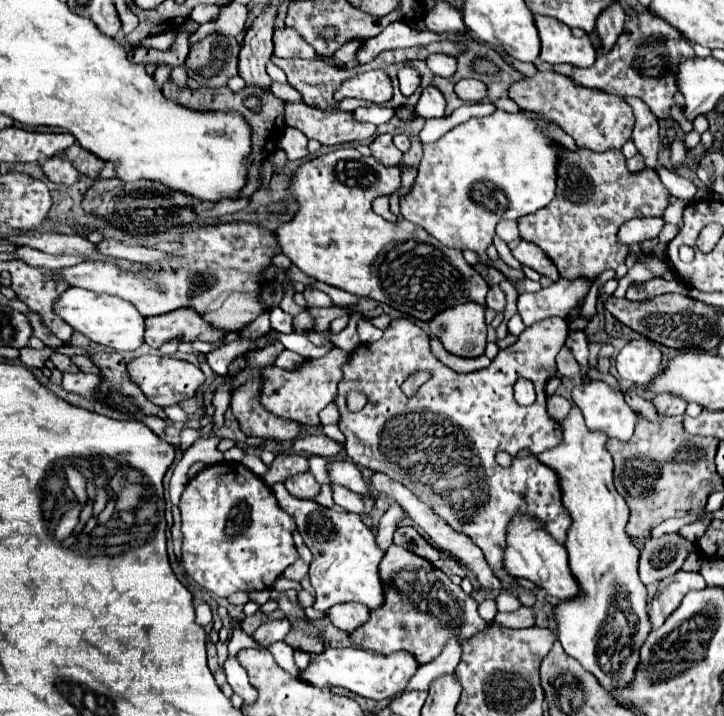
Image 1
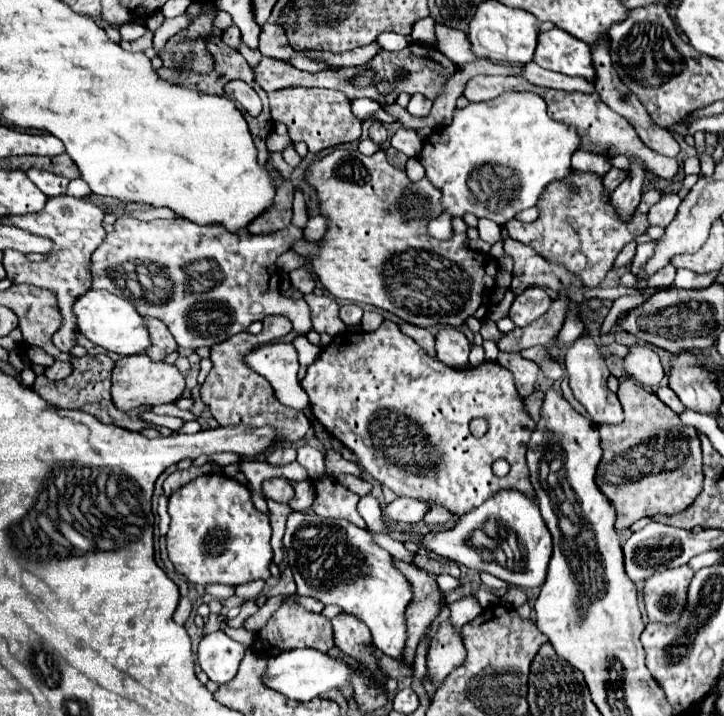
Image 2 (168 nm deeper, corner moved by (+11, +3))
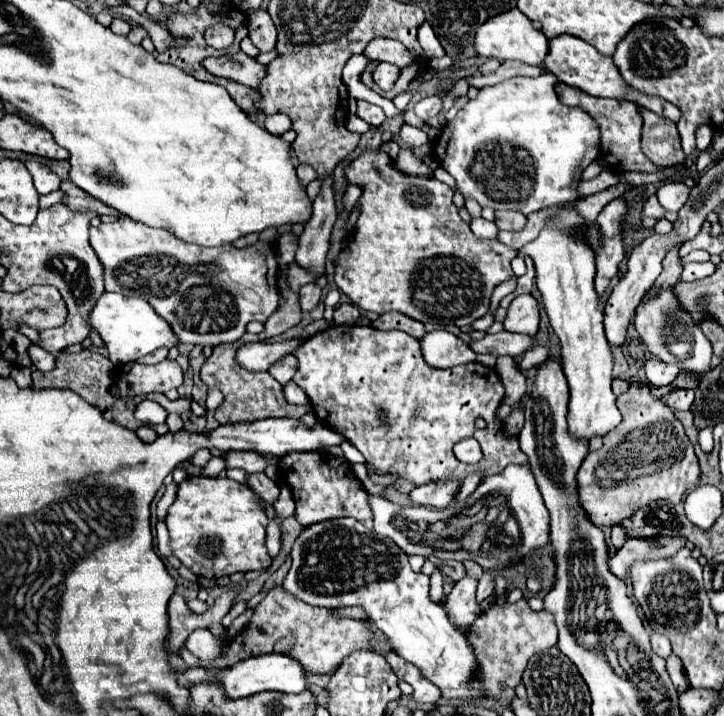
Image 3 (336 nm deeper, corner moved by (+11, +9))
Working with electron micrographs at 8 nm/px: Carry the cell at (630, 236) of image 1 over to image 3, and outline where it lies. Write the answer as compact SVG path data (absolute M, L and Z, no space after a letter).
M672 181L672 183L664 183L658 189L658 201L666 211L678 211L690 195L690 187L684 185L682 181Z

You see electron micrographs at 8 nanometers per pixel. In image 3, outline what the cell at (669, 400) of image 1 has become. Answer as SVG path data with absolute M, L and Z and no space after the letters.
M676 389L676 391L666 395L666 405L670 409L682 409L682 411L690 409L692 401L694 401L694 391L692 389Z

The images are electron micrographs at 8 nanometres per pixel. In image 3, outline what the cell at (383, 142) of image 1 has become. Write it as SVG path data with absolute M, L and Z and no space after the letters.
M358 101L356 115L358 115L360 119L364 119L364 121L366 121L368 125L372 125L372 127L380 127L382 121L386 119L386 115L384 115L384 111L382 111L380 107L370 105L370 103L366 103L366 101Z

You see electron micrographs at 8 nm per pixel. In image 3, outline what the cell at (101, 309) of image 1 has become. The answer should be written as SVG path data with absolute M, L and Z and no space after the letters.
M104 293L100 301L96 303L96 309L90 313L90 325L100 333L104 339L110 361L114 365L120 363L132 363L142 355L148 355L160 347L176 347L180 345L178 335L172 331L172 327L150 307L148 301L142 301L140 297L126 297L120 293Z

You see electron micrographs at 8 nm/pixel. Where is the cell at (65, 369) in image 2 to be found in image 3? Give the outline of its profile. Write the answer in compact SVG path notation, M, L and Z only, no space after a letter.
M38 345L28 347L28 355L30 355L32 363L36 365L36 369L40 369L40 371L50 371L52 365L56 365L54 355L48 353L48 351L44 351L44 349L40 349Z

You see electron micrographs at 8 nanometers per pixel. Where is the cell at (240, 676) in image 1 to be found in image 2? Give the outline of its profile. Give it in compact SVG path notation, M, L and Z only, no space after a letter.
M222 629L204 635L204 639L198 645L198 663L210 677L210 681L224 685L228 683L240 665L240 659L244 657L246 645L240 645L232 641Z

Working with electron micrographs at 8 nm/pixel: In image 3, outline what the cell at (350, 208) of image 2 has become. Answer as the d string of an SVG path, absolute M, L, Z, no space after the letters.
M364 151L346 169L346 177L348 183L362 185L364 189L360 197L362 213L356 223L356 231L348 243L348 249L338 255L334 281L356 307L378 315L398 311L420 323L438 323L444 327L464 327L488 313L494 287L514 277L510 261L518 257L518 251L506 247L496 237L474 237L470 227L460 219L458 209L452 201L454 193L446 183L438 181L436 177L404 175L382 151Z

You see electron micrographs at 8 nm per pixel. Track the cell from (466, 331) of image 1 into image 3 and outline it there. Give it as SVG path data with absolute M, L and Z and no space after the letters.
M448 331L426 333L426 341L420 341L420 347L426 365L434 369L450 369L454 365L476 361L472 349L468 349L464 341Z

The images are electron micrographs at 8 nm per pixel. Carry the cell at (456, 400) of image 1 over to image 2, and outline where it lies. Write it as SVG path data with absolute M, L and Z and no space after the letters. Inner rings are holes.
M384 321L372 333L344 331L336 335L308 367L302 387L310 397L314 417L326 431L356 455L358 465L368 475L390 487L396 495L420 499L430 507L442 505L456 519L480 507L502 489L516 489L528 499L536 499L524 459L524 445L530 441L536 423L526 411L512 373L500 363L484 361L478 367L452 369L438 359L428 357L414 339L402 333L400 325ZM474 417L486 419L486 435L474 437L470 433L468 425ZM496 459L506 459L510 463L510 473L506 477L496 477L492 473L492 463Z

